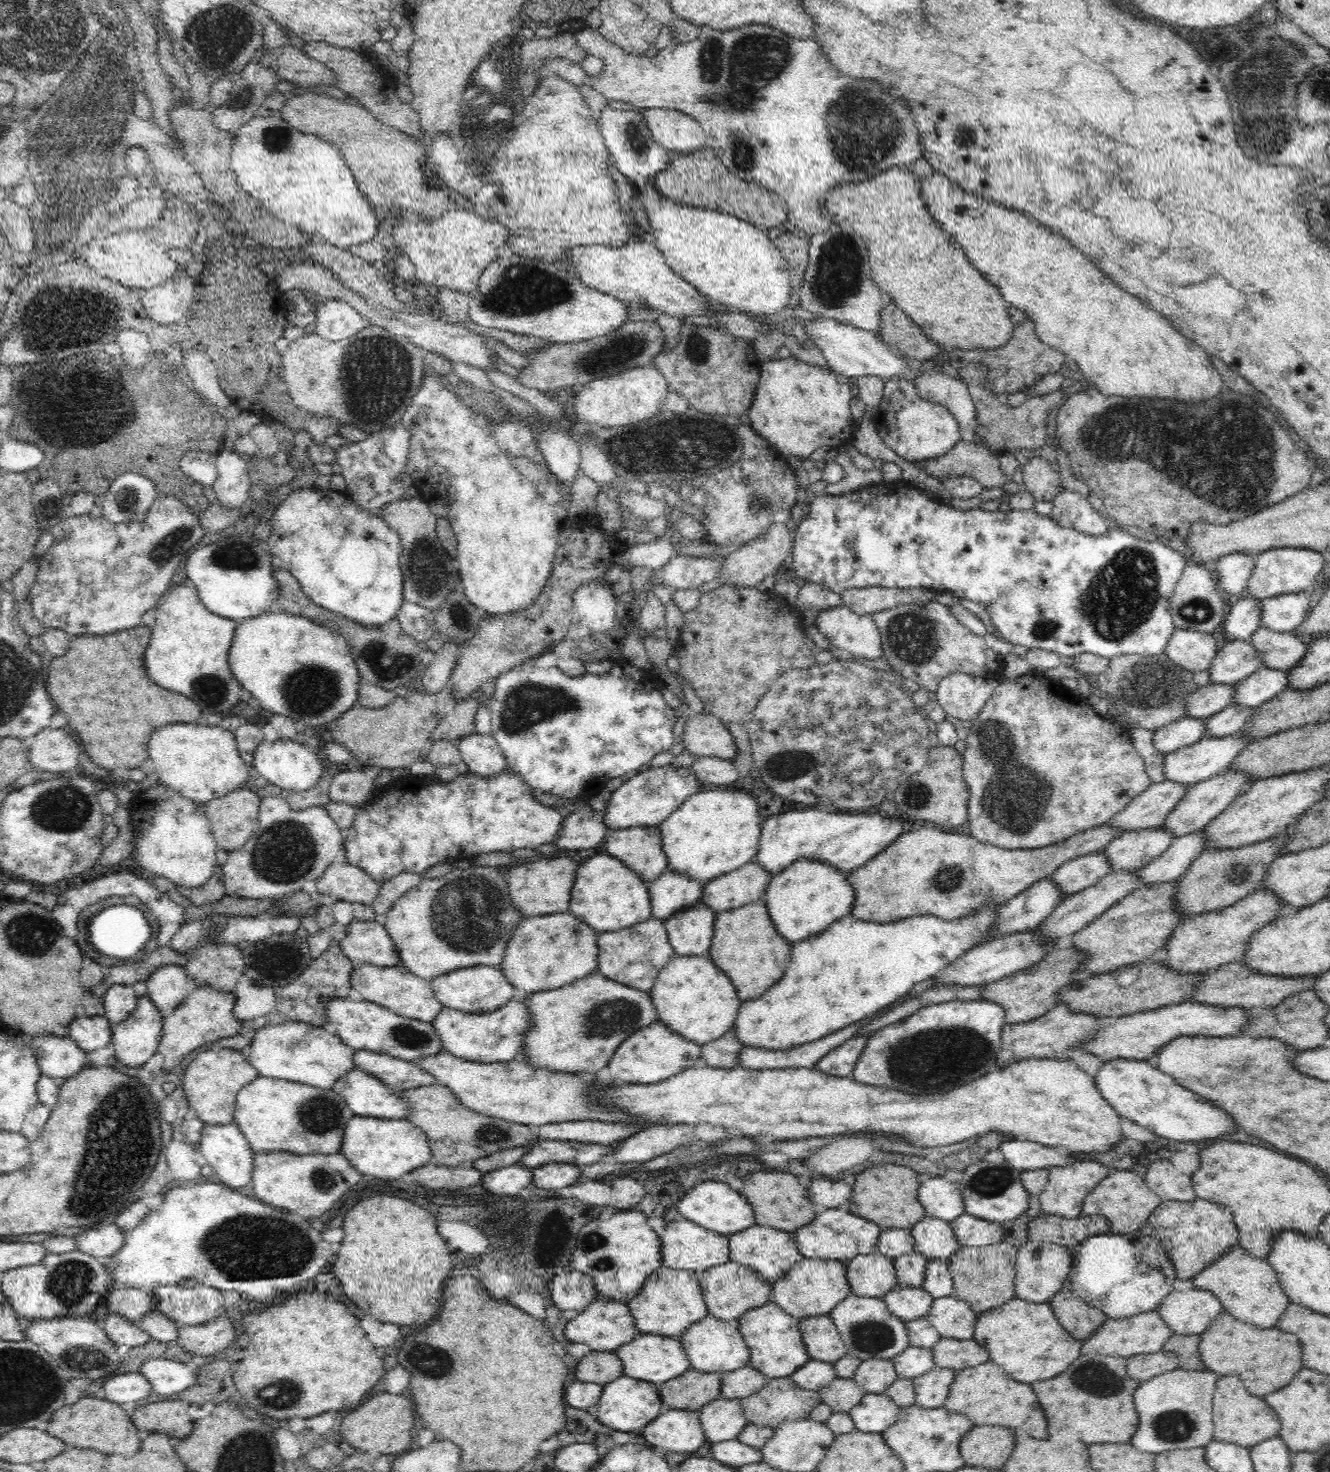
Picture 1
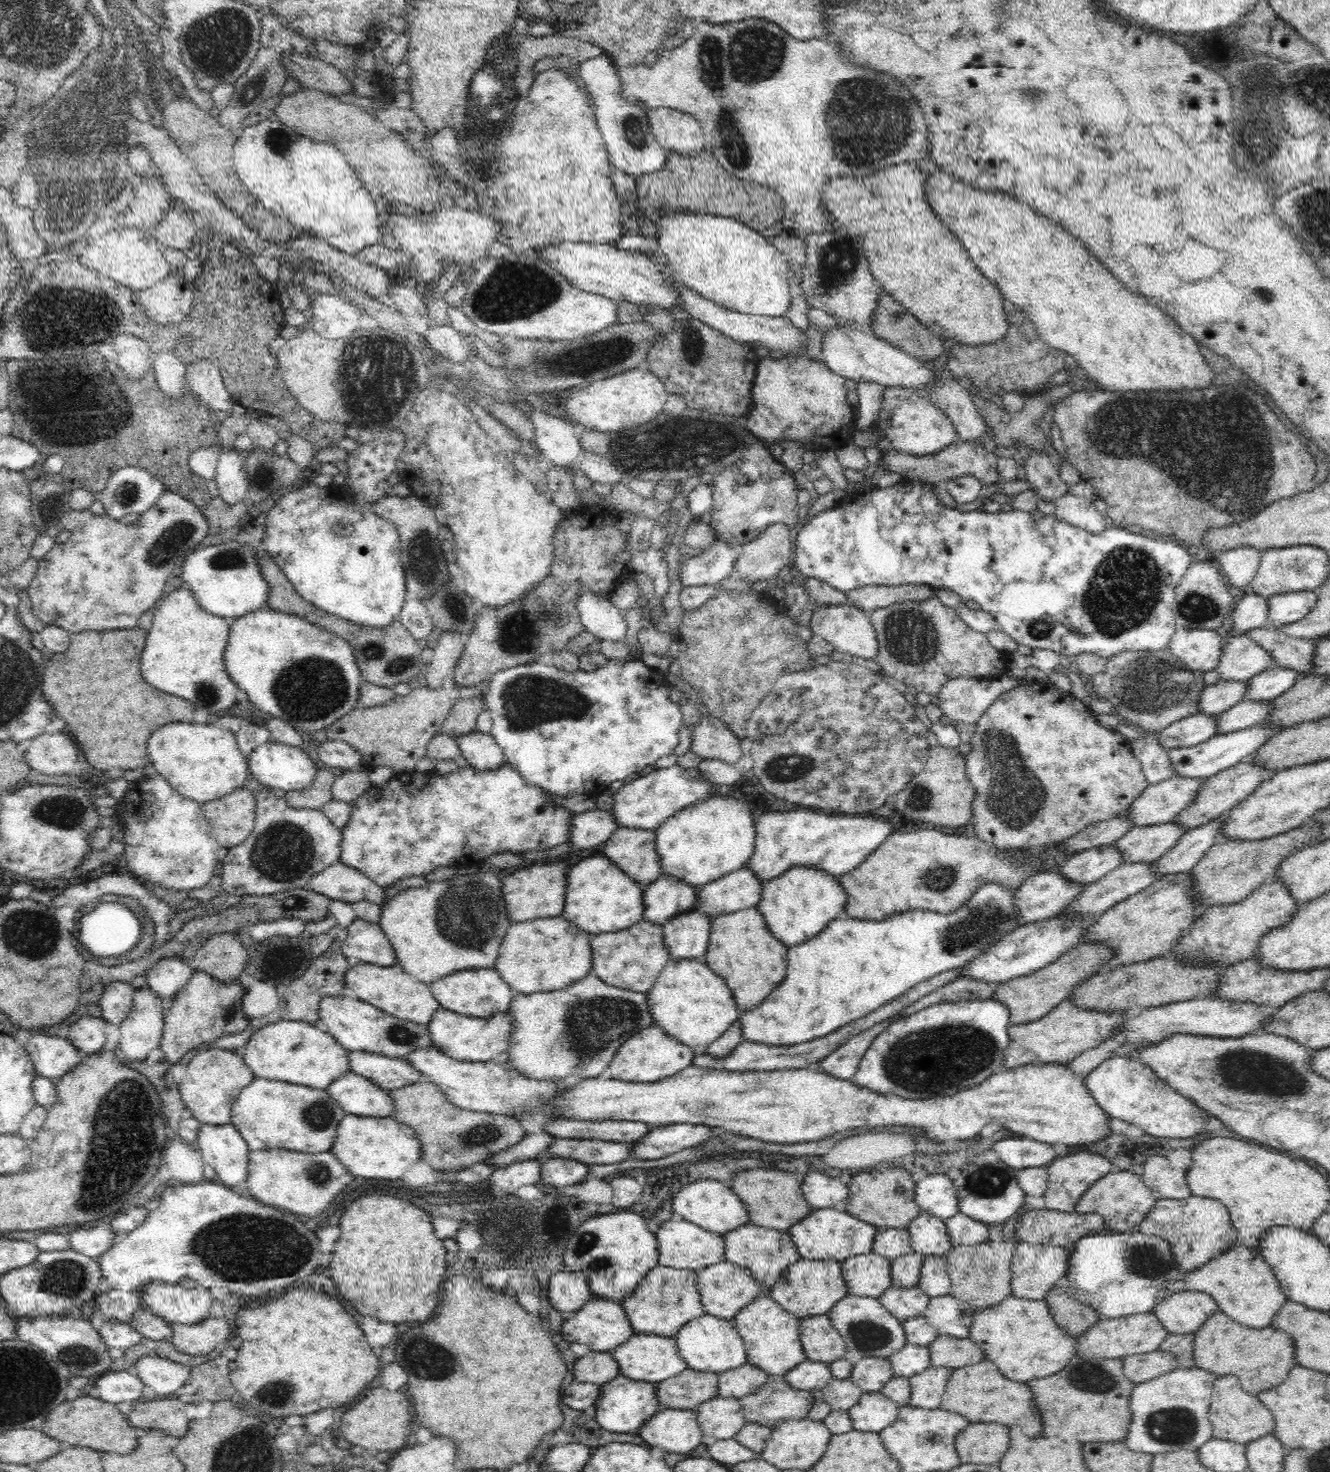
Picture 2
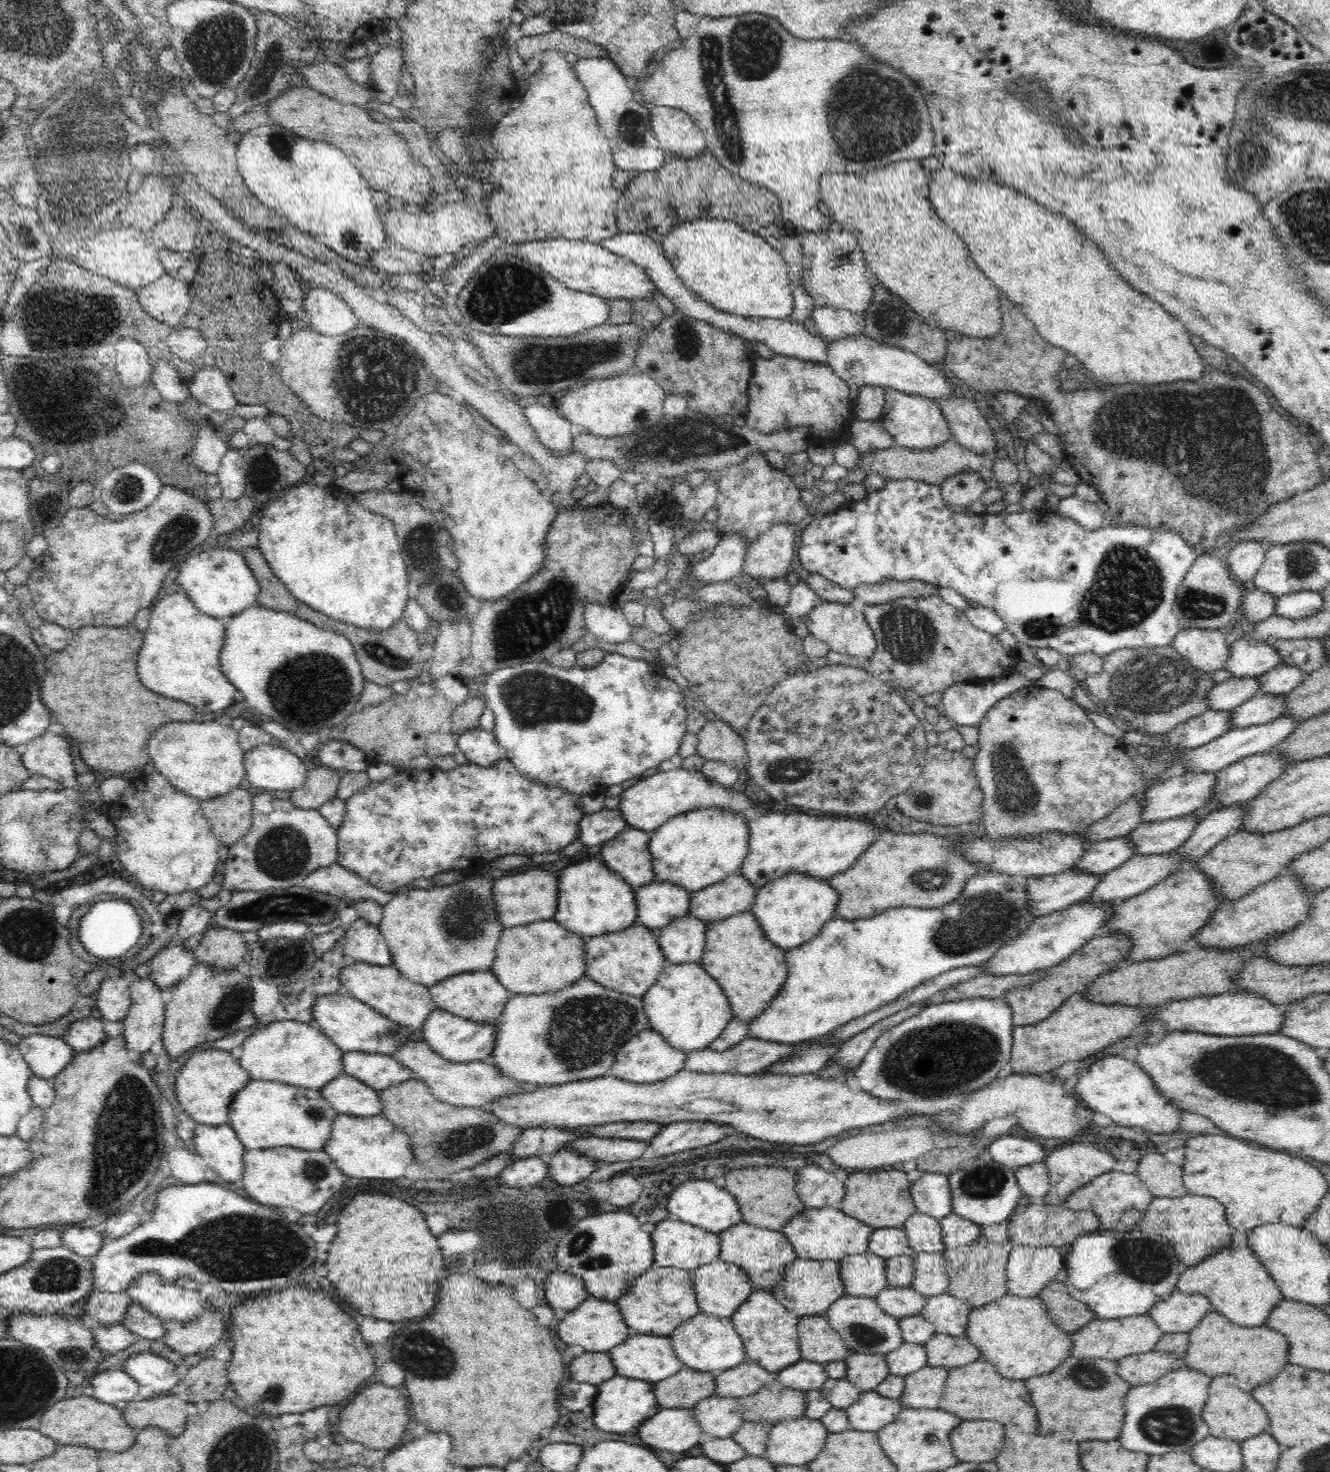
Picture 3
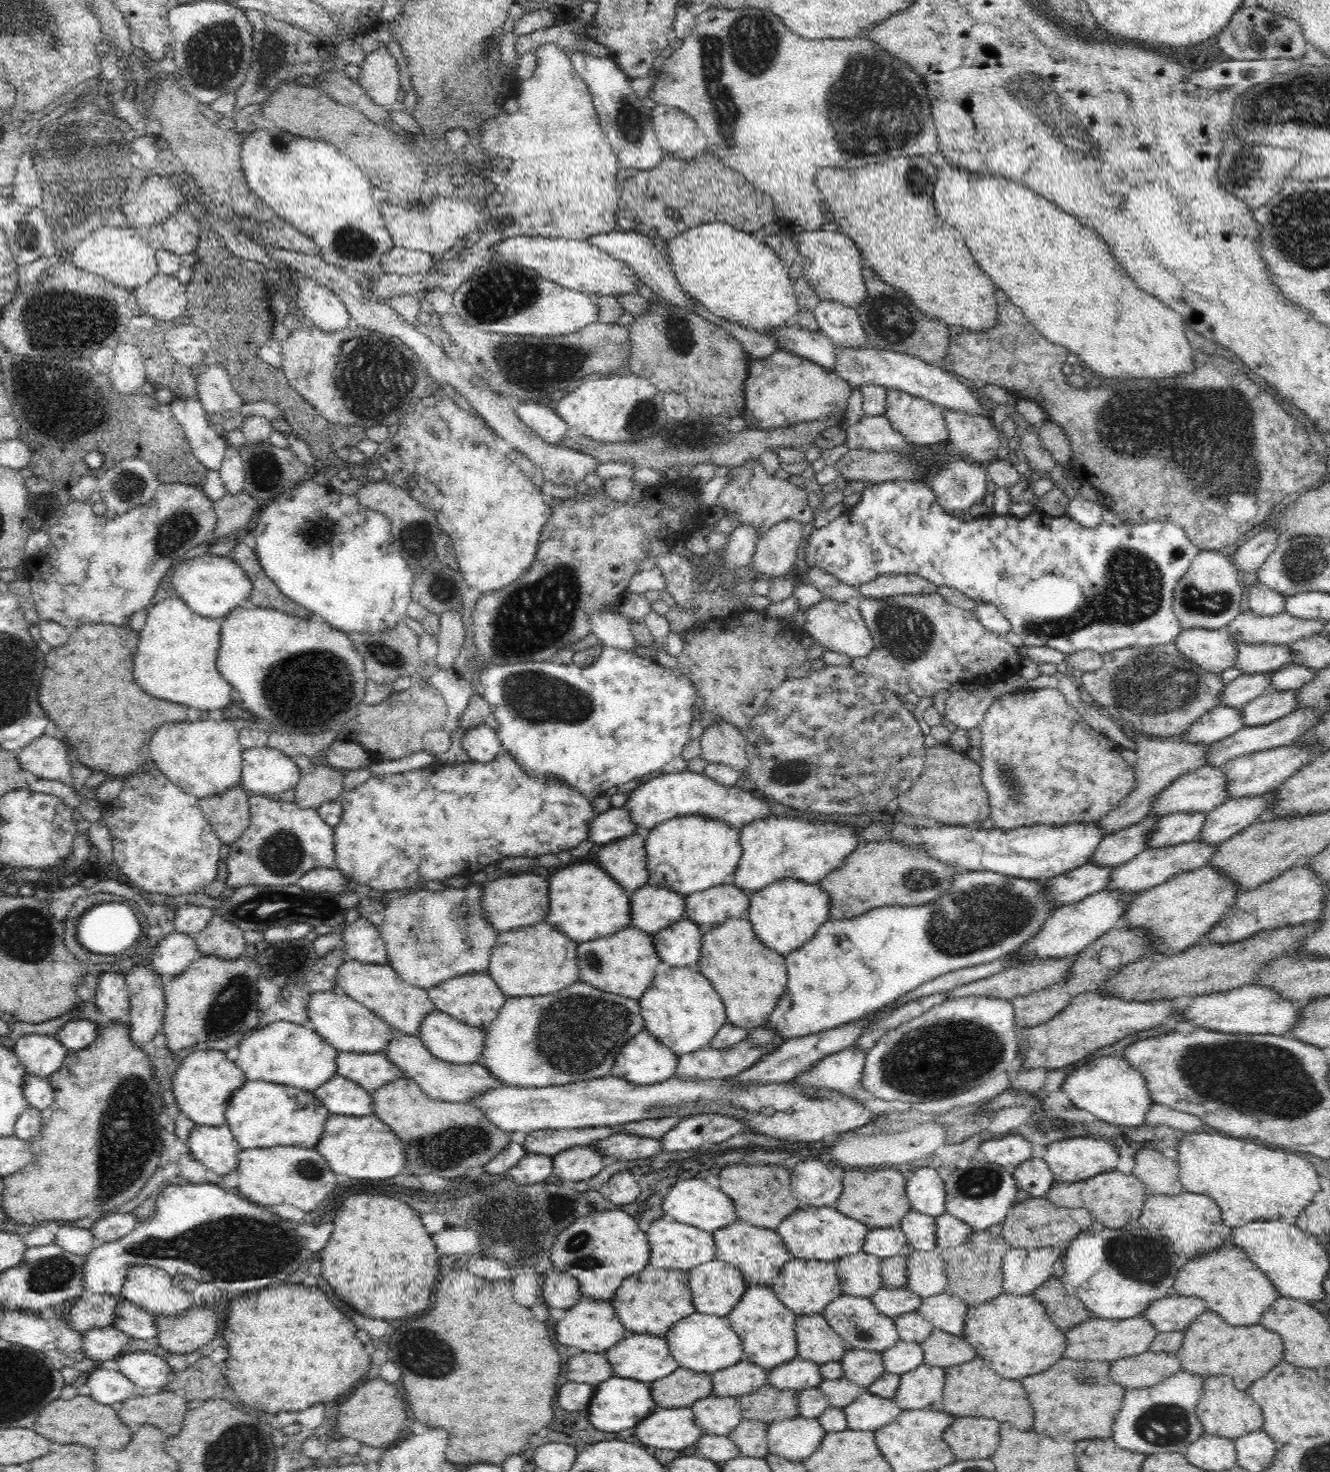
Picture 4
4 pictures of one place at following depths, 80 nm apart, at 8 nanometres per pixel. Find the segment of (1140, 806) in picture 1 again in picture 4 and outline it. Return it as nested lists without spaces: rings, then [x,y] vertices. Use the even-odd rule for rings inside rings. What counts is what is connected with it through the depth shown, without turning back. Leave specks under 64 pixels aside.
[[[1205,765],[1192,770],[1160,792],[1150,815],[1166,816],[1175,812],[1205,812],[1228,800],[1227,777],[1221,768]]]

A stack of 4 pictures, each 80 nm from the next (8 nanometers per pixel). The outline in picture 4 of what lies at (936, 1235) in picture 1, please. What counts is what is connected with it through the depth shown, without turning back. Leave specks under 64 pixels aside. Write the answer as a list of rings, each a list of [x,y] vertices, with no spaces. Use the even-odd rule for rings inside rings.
[[[911,1208],[901,1218],[900,1228],[905,1232],[907,1242],[913,1251],[938,1251],[938,1245],[936,1245],[937,1224],[933,1216]]]

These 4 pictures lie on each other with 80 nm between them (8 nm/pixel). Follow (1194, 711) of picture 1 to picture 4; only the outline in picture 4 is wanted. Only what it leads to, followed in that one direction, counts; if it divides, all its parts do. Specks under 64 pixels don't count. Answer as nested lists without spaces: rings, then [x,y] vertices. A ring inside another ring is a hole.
[[[1266,672],[1244,673],[1235,678],[1232,682],[1226,684],[1221,695],[1221,705],[1241,709],[1252,700],[1270,692],[1271,674]]]

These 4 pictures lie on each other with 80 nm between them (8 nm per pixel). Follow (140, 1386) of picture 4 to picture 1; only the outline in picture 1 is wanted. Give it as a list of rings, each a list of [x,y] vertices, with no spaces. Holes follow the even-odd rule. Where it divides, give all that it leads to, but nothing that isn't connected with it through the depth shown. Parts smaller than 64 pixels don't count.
[[[148,1358],[142,1363],[139,1372],[152,1384],[152,1392],[164,1397],[190,1388],[197,1379],[194,1366],[165,1358]]]

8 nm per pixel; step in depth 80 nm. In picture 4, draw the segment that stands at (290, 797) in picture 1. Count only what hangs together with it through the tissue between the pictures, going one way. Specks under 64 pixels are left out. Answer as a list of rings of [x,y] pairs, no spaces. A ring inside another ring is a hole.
[[[315,763],[303,773],[294,798],[300,808],[317,809],[324,802],[341,800],[344,795],[343,771],[332,769]]]

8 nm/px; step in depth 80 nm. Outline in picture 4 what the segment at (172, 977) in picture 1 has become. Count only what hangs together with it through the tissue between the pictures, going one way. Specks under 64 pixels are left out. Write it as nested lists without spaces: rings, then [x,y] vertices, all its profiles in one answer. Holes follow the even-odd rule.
[[[174,930],[157,944],[151,966],[160,978],[164,975],[176,976],[200,955],[193,936]]]

